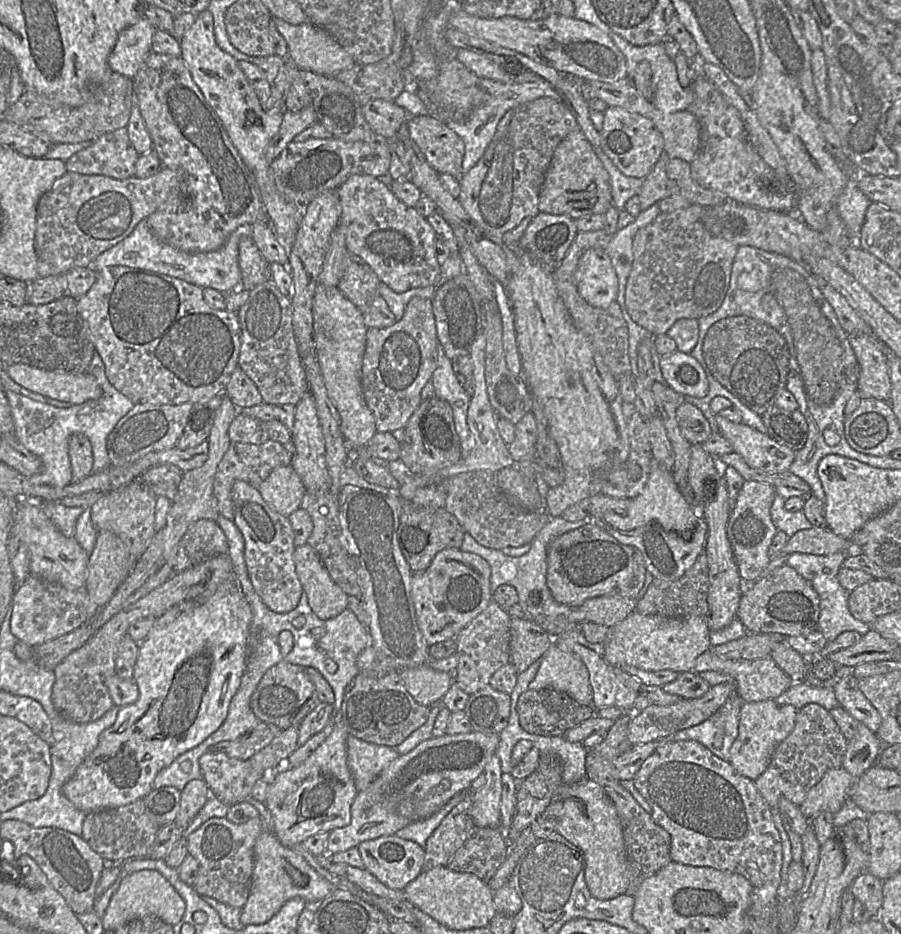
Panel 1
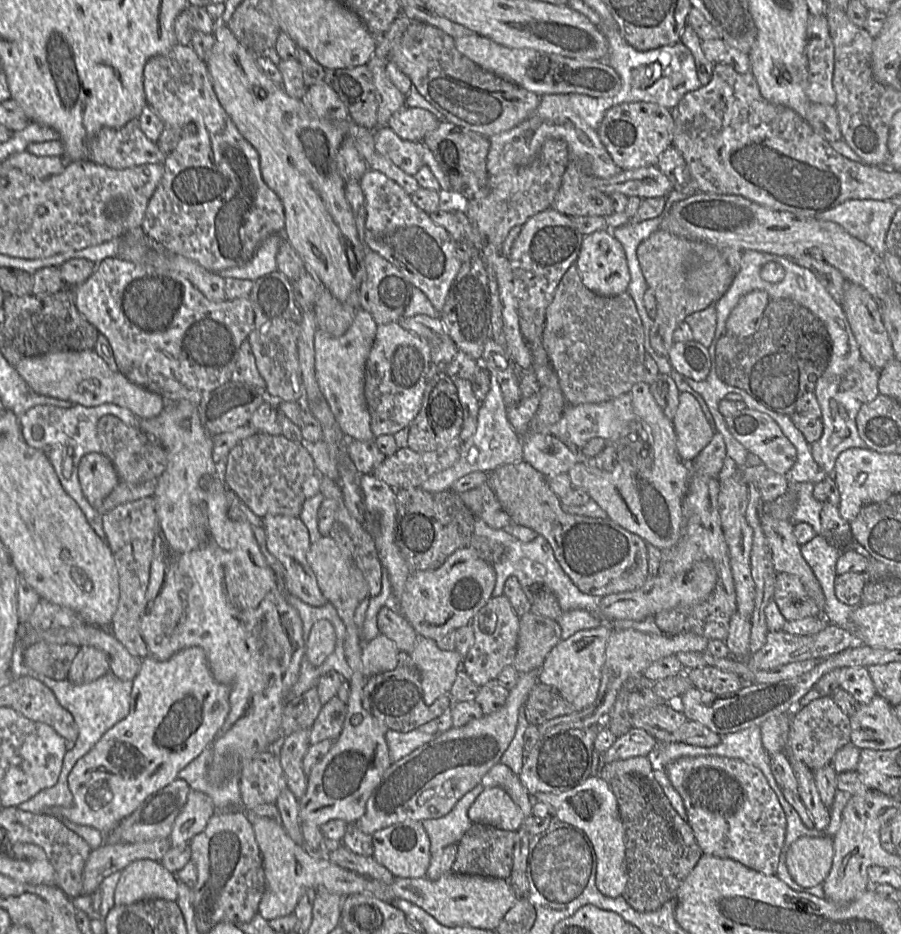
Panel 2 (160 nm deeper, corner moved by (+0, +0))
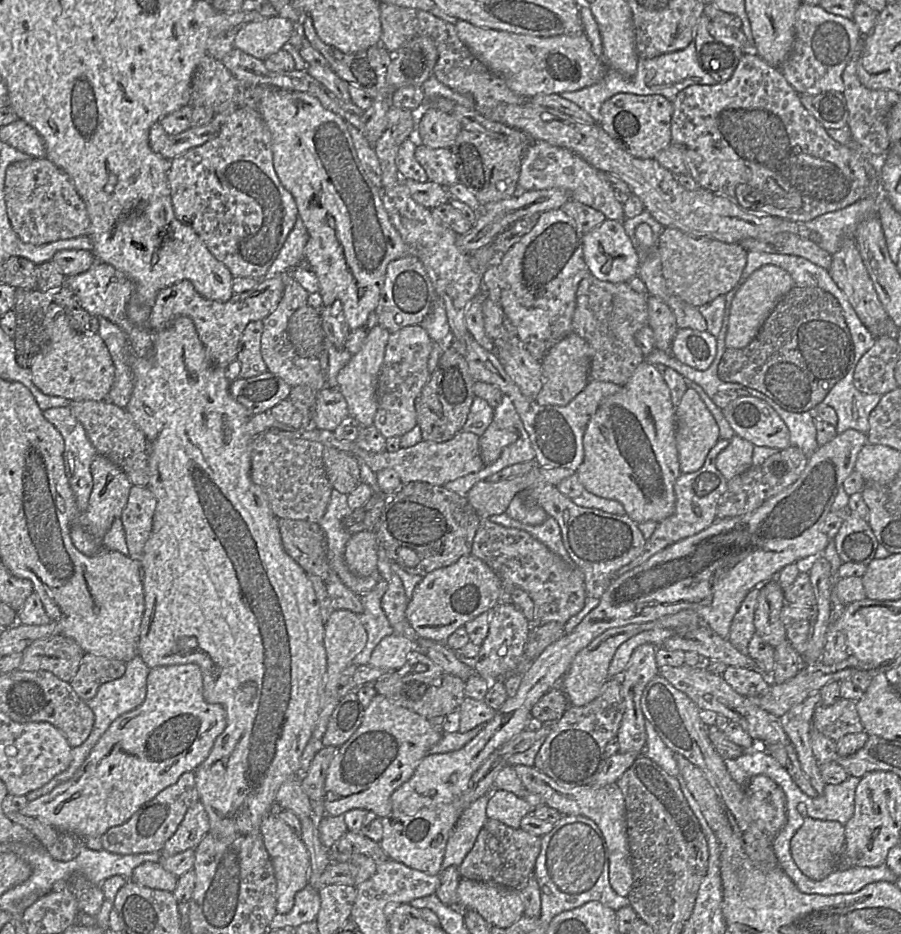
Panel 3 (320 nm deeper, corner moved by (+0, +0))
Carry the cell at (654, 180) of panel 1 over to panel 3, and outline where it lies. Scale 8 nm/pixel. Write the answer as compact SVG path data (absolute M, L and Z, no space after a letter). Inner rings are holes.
M588 274L579 284L576 307L572 317L571 332L583 338L592 350L589 369L590 381L612 382L623 386L645 359L638 347L635 334L648 325L647 296L634 291L628 283L601 281Z

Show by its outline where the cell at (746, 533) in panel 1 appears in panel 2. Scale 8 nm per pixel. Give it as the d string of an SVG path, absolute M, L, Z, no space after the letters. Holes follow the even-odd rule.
M765 503L760 520L772 554L774 568L778 573L786 572L799 577L817 606L819 614L817 617L825 619L823 615L825 596L818 579L801 553L801 545L794 536L795 523L775 519L769 512L770 504L772 503Z

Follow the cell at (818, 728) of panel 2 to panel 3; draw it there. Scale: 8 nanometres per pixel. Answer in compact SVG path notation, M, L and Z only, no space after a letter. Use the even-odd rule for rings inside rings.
M840 699L830 706L819 705L812 718L812 729L836 743L847 734L863 732L856 702Z

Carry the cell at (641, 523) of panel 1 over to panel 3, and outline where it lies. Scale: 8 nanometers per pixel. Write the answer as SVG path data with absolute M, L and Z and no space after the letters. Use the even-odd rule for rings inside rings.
M645 360L635 369L629 380L621 386L621 390L607 397L599 405L597 411L590 418L583 437L584 459L576 470L579 481L588 492L606 499L616 500L621 503L625 509L625 514L635 523L639 524L646 521L661 522L669 517L675 510L676 496L674 484L682 473L679 466L678 450L676 444L676 418L675 407L671 402L670 390L657 367Z

